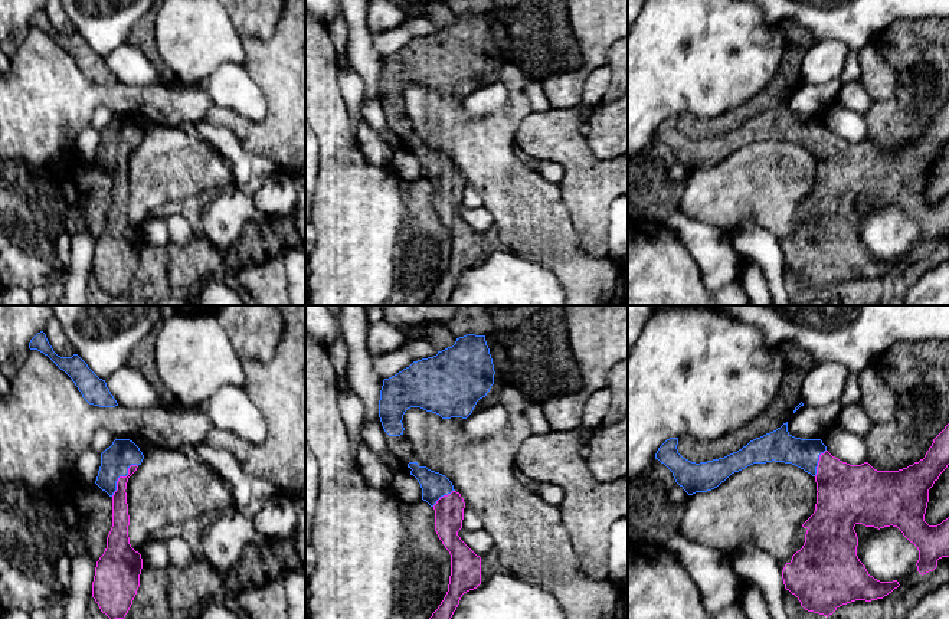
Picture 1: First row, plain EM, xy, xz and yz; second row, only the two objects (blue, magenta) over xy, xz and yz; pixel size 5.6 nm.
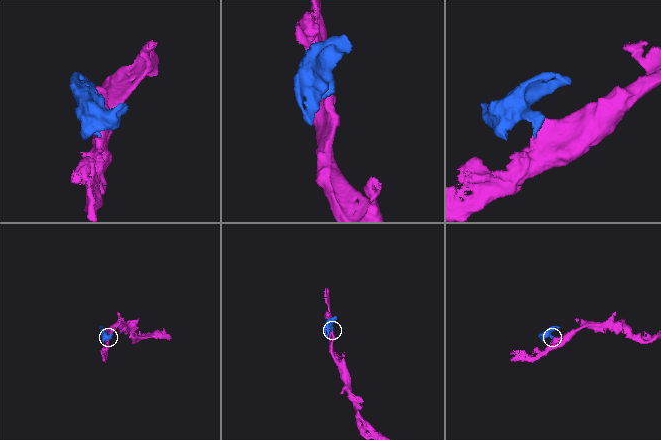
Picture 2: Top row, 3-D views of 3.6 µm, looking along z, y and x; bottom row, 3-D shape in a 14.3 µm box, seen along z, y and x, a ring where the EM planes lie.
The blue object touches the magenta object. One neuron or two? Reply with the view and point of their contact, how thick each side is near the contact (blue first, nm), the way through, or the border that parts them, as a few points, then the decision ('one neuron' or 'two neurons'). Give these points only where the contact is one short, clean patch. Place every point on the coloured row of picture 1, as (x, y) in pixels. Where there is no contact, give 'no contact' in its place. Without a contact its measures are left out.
xy (120, 475) | 160/100 nm | across xy (115, 459), (120, 475), (120, 508) | one neuron

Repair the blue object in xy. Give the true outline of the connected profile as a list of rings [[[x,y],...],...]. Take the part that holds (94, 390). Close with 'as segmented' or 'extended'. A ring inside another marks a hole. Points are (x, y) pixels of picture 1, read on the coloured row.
[[[43,331],[37,333],[29,343],[30,350],[37,350],[48,356],[60,370],[63,370],[75,383],[82,397],[94,406],[115,407],[117,400],[107,387],[105,380],[99,379],[88,364],[78,356],[60,357],[49,344]]]; as segmented

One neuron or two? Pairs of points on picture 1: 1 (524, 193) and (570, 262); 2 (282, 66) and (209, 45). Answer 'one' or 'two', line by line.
1: one
2: two

